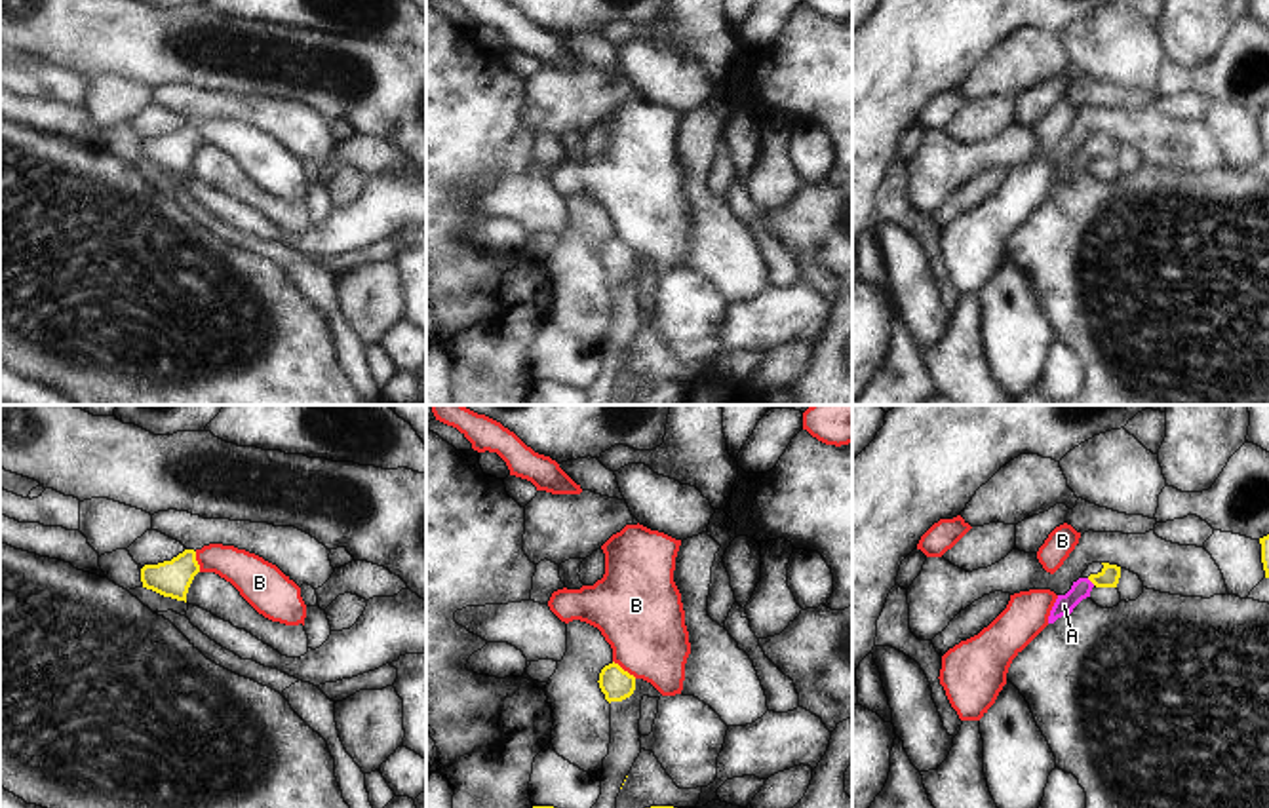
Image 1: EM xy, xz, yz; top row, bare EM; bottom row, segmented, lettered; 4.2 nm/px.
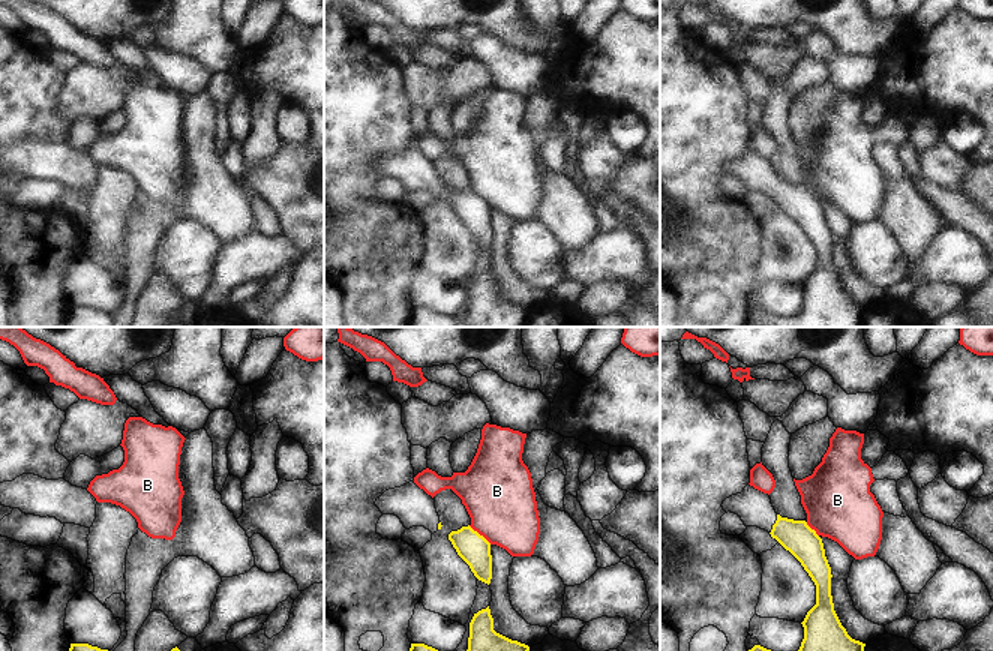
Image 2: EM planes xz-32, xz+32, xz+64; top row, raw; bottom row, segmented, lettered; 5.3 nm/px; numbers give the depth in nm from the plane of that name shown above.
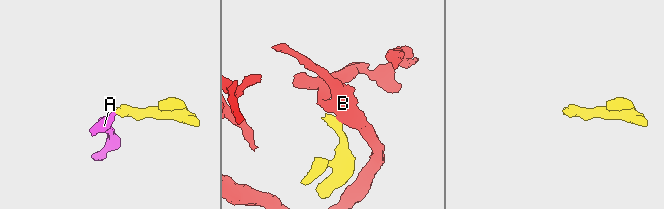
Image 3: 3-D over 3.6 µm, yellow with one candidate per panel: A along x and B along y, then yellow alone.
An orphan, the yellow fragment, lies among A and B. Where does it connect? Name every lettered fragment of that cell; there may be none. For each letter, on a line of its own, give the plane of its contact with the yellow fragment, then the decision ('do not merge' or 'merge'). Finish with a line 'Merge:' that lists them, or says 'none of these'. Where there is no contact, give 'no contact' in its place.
A: yz | do not merge
B: xz | do not merge
Merge: none of these

